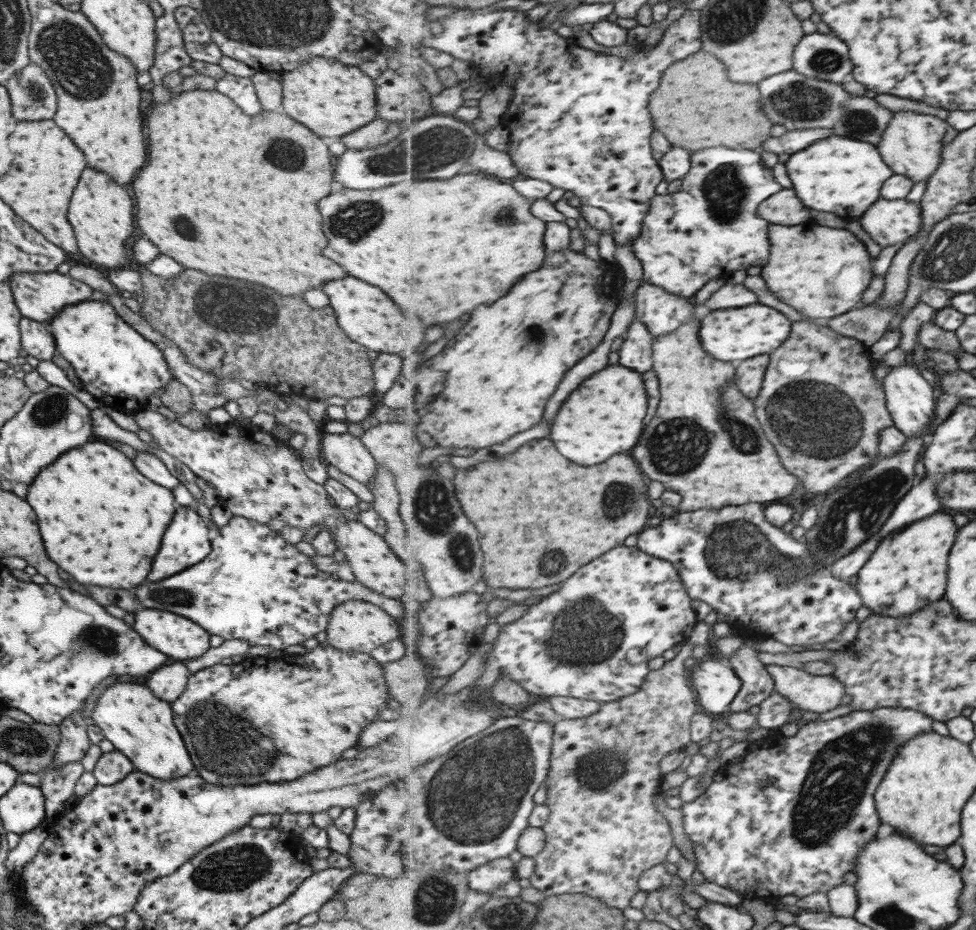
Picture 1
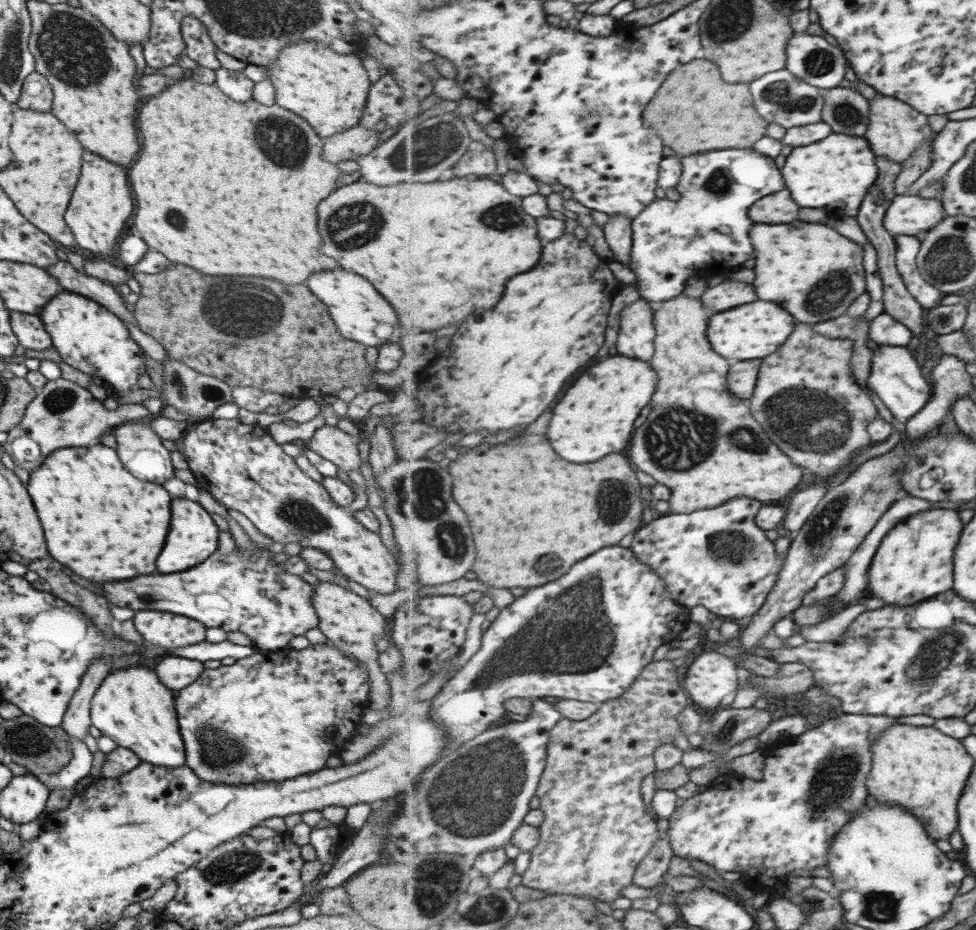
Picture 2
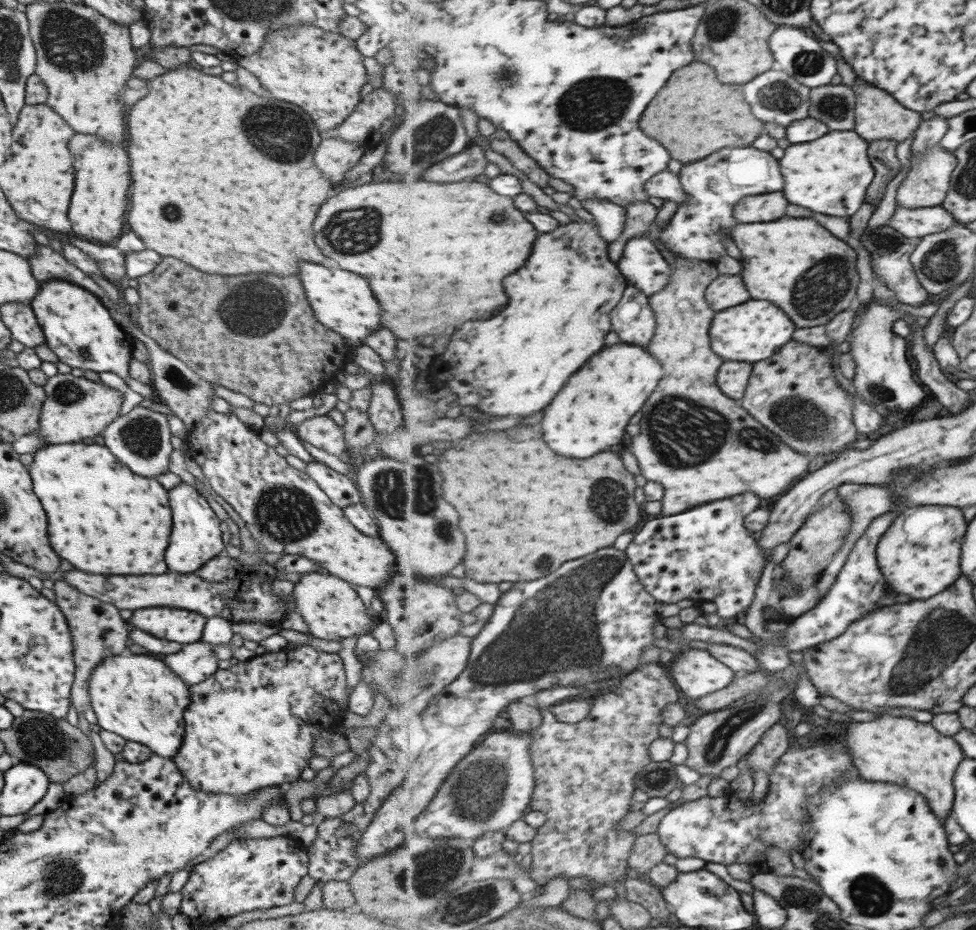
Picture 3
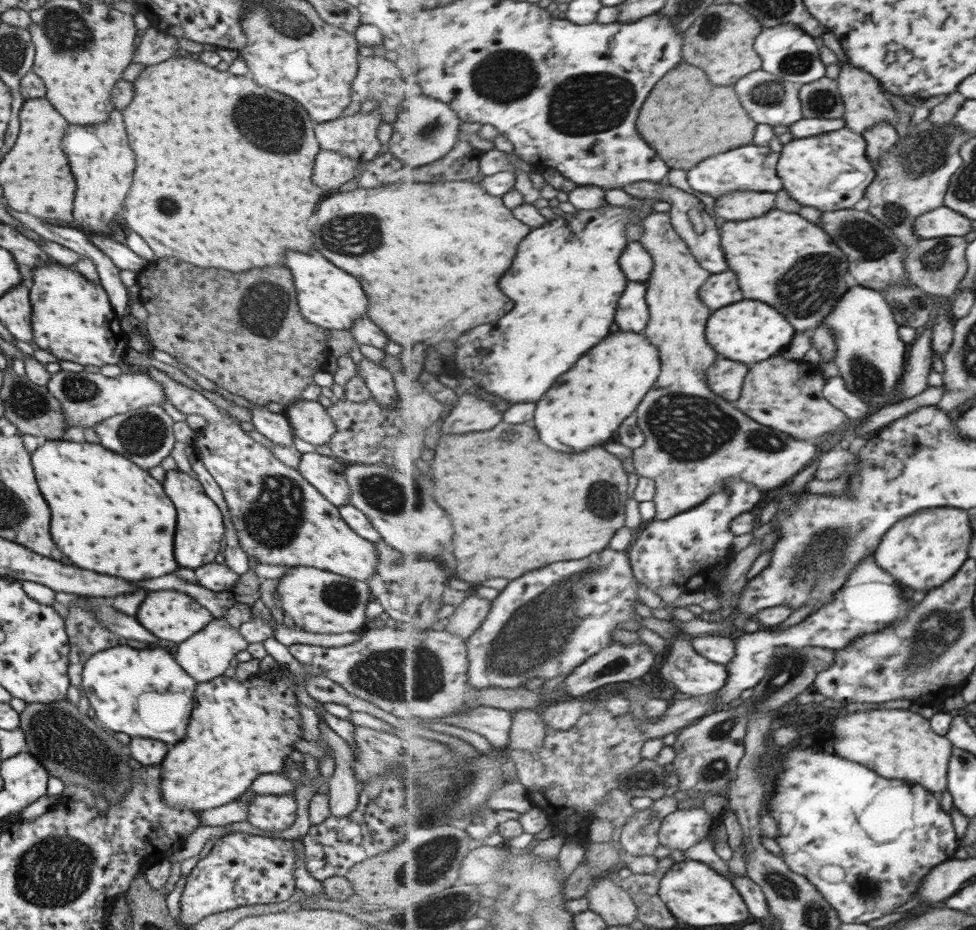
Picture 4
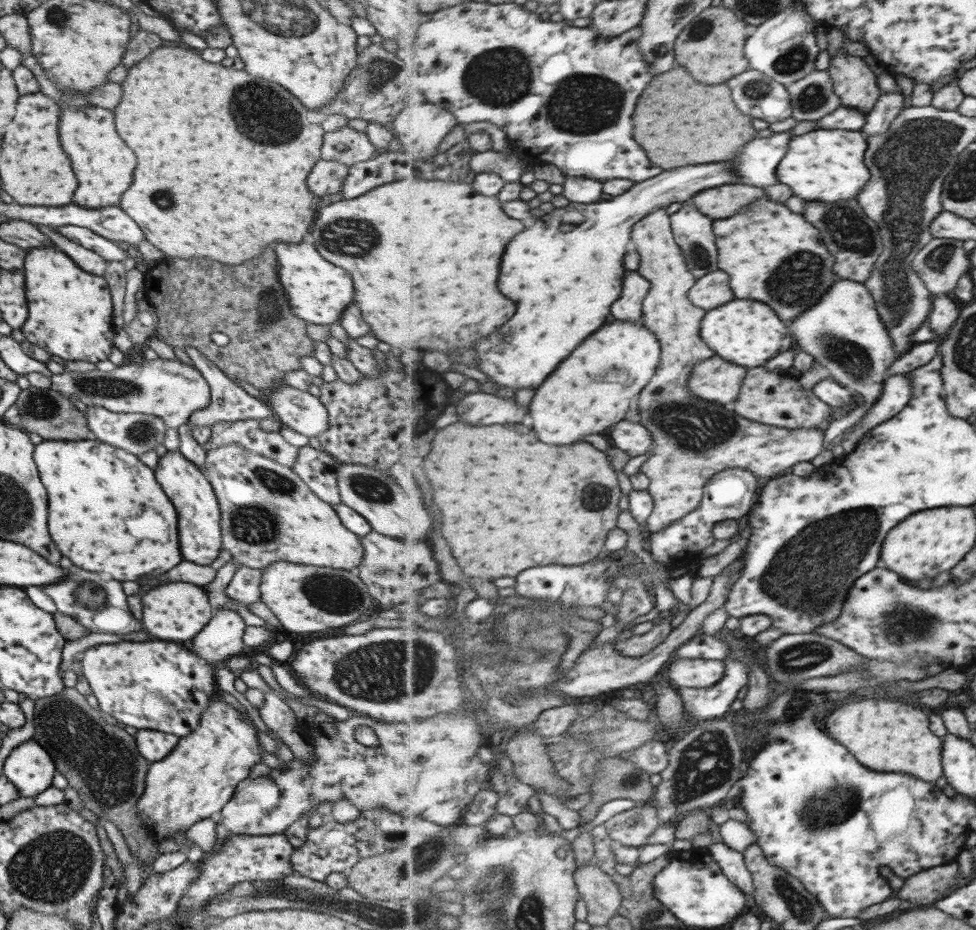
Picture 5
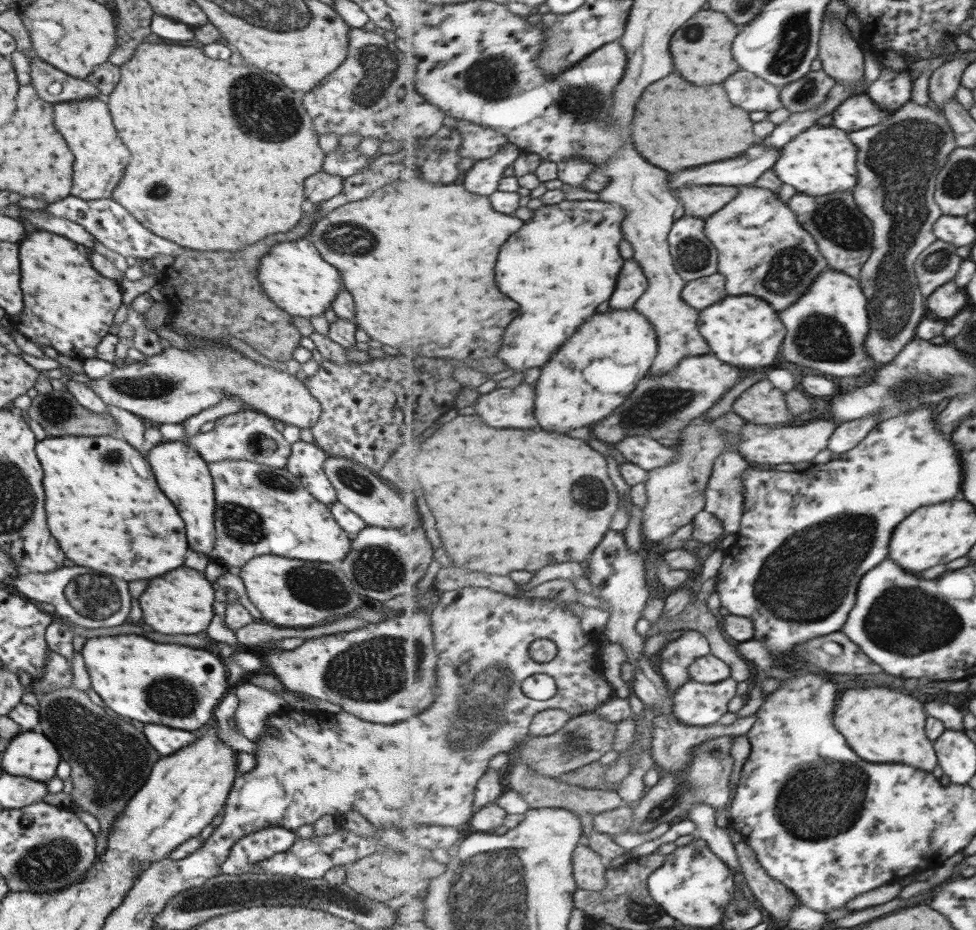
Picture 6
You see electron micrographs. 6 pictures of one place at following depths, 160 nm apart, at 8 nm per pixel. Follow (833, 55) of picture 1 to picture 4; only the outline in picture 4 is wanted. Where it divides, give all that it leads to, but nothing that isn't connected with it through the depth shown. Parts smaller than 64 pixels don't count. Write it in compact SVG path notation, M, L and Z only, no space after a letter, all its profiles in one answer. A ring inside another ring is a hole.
M781 24L773 28L764 27L756 38L756 50L764 59L763 70L769 71L789 82L806 85L819 81L827 74L826 64L820 57L820 49L815 44L815 37L807 34L799 25Z

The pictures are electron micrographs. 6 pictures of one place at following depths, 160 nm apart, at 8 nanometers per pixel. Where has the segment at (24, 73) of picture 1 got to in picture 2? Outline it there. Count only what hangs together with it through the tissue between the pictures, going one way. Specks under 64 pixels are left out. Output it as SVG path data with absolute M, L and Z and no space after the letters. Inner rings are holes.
M35 70L28 74L22 82L21 96L17 100L19 108L50 112L52 105L52 90L44 76Z

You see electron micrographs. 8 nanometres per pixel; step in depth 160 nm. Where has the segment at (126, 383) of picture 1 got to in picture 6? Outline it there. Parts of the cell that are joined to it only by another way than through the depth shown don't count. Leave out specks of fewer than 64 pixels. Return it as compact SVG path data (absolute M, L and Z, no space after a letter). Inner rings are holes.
M27 230L17 245L23 308L17 316L8 316L11 327L37 346L50 346L58 354L81 362L96 358L95 346L108 333L113 313L121 306L117 280L101 276L91 266L89 247L62 236Z

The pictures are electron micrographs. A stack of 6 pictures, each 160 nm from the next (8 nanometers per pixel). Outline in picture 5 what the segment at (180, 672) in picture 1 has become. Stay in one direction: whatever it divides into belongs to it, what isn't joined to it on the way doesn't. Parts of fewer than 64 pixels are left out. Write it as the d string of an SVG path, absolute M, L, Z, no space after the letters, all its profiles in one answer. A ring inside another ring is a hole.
M221 609L213 613L207 624L188 642L194 655L218 669L228 658L243 654L242 632L246 627L234 610Z

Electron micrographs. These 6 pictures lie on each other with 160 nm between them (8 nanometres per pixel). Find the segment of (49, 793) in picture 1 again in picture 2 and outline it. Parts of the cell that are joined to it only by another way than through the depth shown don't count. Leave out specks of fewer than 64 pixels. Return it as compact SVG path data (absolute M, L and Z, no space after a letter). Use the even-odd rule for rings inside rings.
M71 737L68 742L72 752L69 762L59 772L48 774L41 779L50 791L54 788L74 788L78 780L88 776L92 754L83 741Z

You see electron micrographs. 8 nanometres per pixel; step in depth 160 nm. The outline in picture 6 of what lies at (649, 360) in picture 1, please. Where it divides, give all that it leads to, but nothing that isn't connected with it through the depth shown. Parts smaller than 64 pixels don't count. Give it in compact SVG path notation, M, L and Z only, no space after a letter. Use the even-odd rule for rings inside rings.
M627 259L621 271L621 282L611 298L611 306L617 310L631 310L635 302L643 296L649 286L647 275L637 259Z

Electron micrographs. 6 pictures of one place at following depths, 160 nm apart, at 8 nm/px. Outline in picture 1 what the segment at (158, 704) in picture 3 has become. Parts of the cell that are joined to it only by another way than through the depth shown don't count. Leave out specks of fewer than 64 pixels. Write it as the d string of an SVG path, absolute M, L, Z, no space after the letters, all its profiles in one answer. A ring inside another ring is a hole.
M115 681L96 700L89 720L99 726L104 738L111 742L115 750L129 758L135 771L162 781L193 773L194 766L183 739L173 724L170 704L159 700L147 686Z

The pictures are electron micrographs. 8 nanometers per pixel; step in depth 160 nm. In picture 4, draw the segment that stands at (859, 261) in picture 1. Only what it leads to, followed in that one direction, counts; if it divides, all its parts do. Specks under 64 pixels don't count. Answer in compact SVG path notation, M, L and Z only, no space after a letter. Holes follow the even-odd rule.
M773 210L761 218L753 218L745 222L725 221L721 226L720 235L722 245L725 242L724 250L725 256L729 258L729 268L735 270L739 276L743 296L777 306L777 310L781 310L781 314L785 314L785 318L789 318L789 322L797 326L797 331L812 332L817 326L821 326L828 314L836 308L840 298L856 284L849 270L848 255L843 254L843 250L835 246L835 242L829 238L829 234L821 226L809 222L807 218L799 214ZM793 250L807 250L803 258L797 260L797 274L793 274Z

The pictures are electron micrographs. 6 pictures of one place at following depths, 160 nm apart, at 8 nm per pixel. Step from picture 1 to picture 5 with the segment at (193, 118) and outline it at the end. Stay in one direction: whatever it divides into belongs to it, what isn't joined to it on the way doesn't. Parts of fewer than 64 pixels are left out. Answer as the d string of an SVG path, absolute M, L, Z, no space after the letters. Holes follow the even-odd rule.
M157 47L151 50L143 60L139 60L135 66L127 70L125 80L121 81L121 100L115 105L113 111L115 130L121 136L121 140L135 152L137 166L133 170L133 182L129 190L121 193L118 207L137 223L143 231L144 238L155 248L164 253L165 257L179 257L180 259L211 258L225 264L237 264L247 258L253 258L261 254L263 246L271 242L289 242L297 244L301 236L307 232L311 220L313 220L313 196L305 186L305 176L320 160L320 148L322 145L323 130L321 125L305 122L305 110L303 106L289 94L284 88L265 82L259 78L249 76L244 69L225 67L220 63L205 62L193 49L179 47Z

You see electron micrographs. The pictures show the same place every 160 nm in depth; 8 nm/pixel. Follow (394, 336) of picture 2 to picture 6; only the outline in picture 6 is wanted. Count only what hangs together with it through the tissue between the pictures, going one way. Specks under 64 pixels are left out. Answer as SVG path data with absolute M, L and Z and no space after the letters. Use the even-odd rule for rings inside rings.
M307 240L283 242L271 246L267 256L261 258L256 279L260 289L273 304L291 316L308 319L321 315L330 308L335 294L341 290L339 272L327 262L323 262L319 252Z

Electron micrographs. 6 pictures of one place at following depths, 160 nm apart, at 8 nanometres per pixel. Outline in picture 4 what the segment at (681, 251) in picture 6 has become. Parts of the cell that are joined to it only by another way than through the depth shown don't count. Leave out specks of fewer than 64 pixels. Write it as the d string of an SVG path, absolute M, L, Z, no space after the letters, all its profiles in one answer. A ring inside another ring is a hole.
M641 181L633 185L627 185L622 189L639 199L651 199L669 203L671 206L669 213L672 216L675 229L680 234L680 237L688 243L688 247L696 255L700 265L705 267L705 270L713 272L713 274L719 274L719 272L729 270L727 260L725 260L725 252L723 252L722 236L719 232L719 218L717 216L711 216L705 210L705 204L695 194L689 194L689 192L684 192L669 183L661 183L661 181Z

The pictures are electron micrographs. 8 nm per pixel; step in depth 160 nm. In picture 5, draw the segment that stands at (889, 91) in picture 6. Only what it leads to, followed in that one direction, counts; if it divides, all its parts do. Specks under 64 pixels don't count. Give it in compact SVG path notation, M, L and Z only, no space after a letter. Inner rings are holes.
M901 91L888 92L880 96L879 102L876 104L868 115L868 121L862 128L862 132L871 135L880 135L889 132L893 122L905 106L905 96Z

